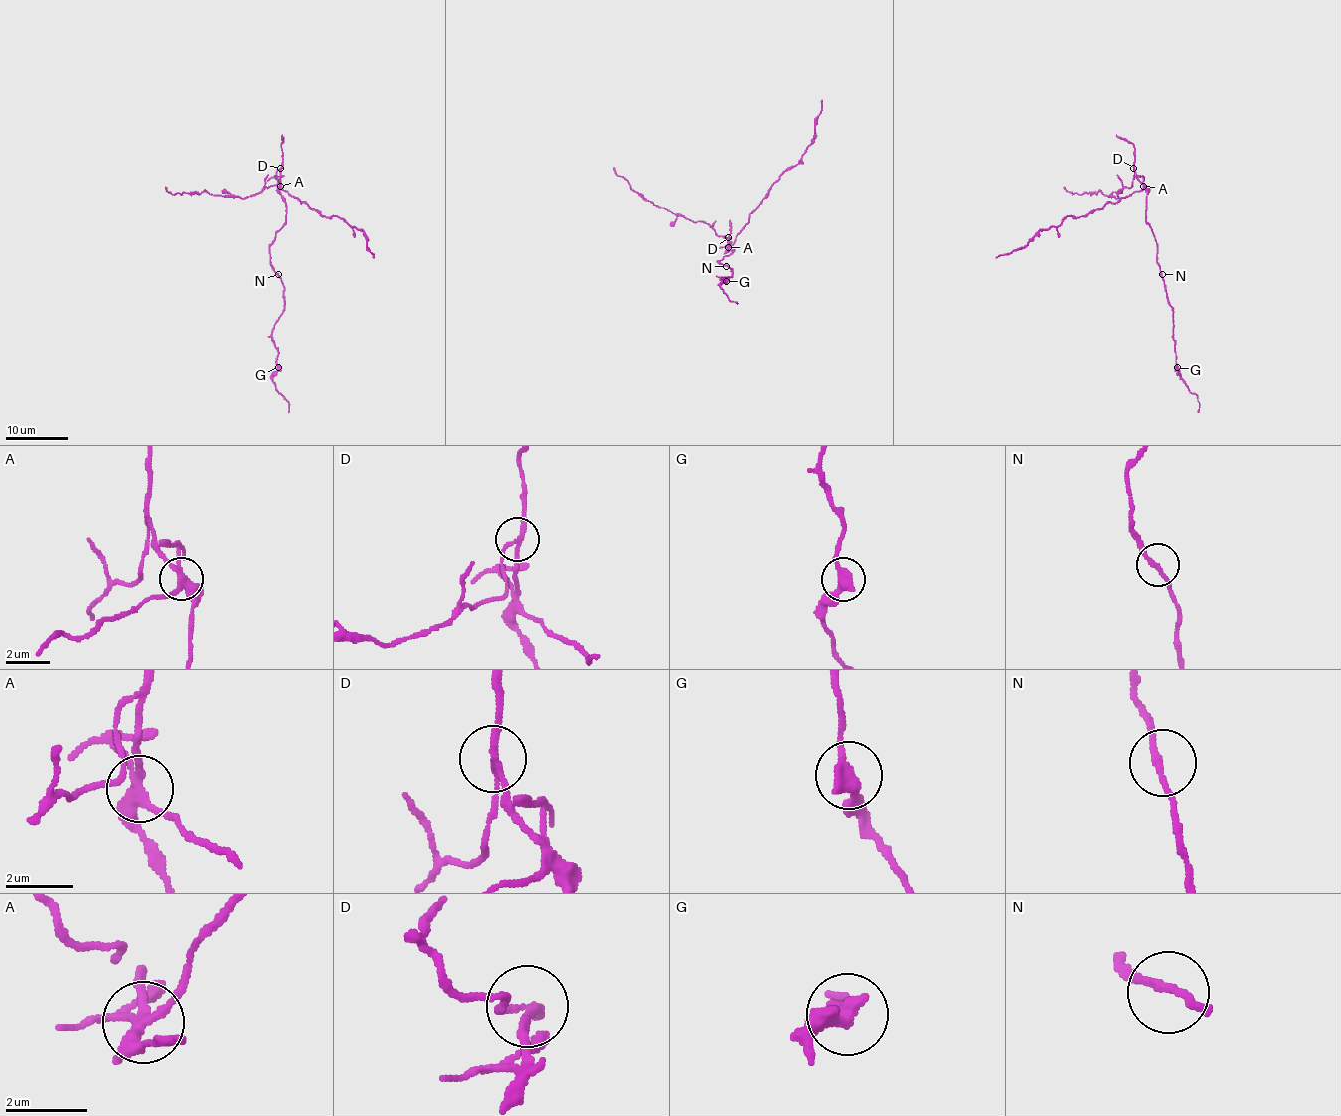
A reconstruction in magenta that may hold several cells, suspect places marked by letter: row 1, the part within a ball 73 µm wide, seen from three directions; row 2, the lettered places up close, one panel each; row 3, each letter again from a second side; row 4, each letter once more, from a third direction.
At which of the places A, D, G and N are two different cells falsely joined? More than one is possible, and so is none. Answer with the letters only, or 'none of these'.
A, D

